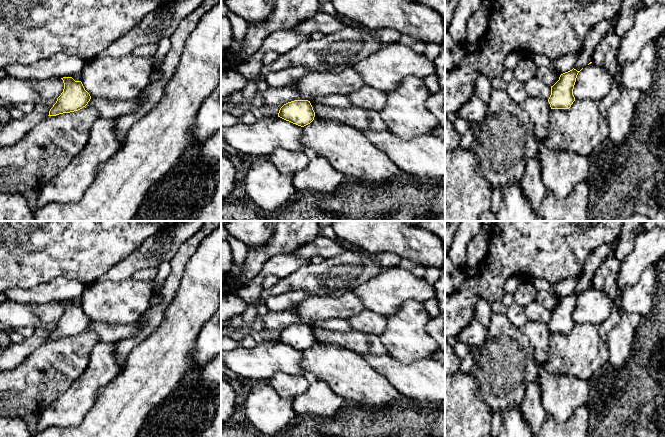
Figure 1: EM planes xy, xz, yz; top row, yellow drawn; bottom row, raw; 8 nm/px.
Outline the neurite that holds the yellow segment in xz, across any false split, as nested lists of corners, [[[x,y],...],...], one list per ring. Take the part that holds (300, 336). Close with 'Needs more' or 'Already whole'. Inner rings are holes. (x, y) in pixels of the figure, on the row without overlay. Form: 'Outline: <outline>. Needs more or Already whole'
Outline: [[[294,324],[280,332],[278,341],[304,351],[314,344],[315,336],[310,325]]]. Already whole

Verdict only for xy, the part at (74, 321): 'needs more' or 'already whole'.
already whole

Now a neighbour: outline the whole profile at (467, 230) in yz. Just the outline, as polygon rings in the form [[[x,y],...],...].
[[[461,221],[450,247],[448,256],[457,268],[465,268],[467,247],[482,227],[482,221]]]

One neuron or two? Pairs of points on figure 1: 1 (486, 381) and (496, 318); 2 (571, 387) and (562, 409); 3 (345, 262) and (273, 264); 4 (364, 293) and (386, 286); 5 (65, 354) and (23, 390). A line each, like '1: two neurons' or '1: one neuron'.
1: one neuron
2: one neuron
3: two neurons
4: one neuron
5: one neuron

